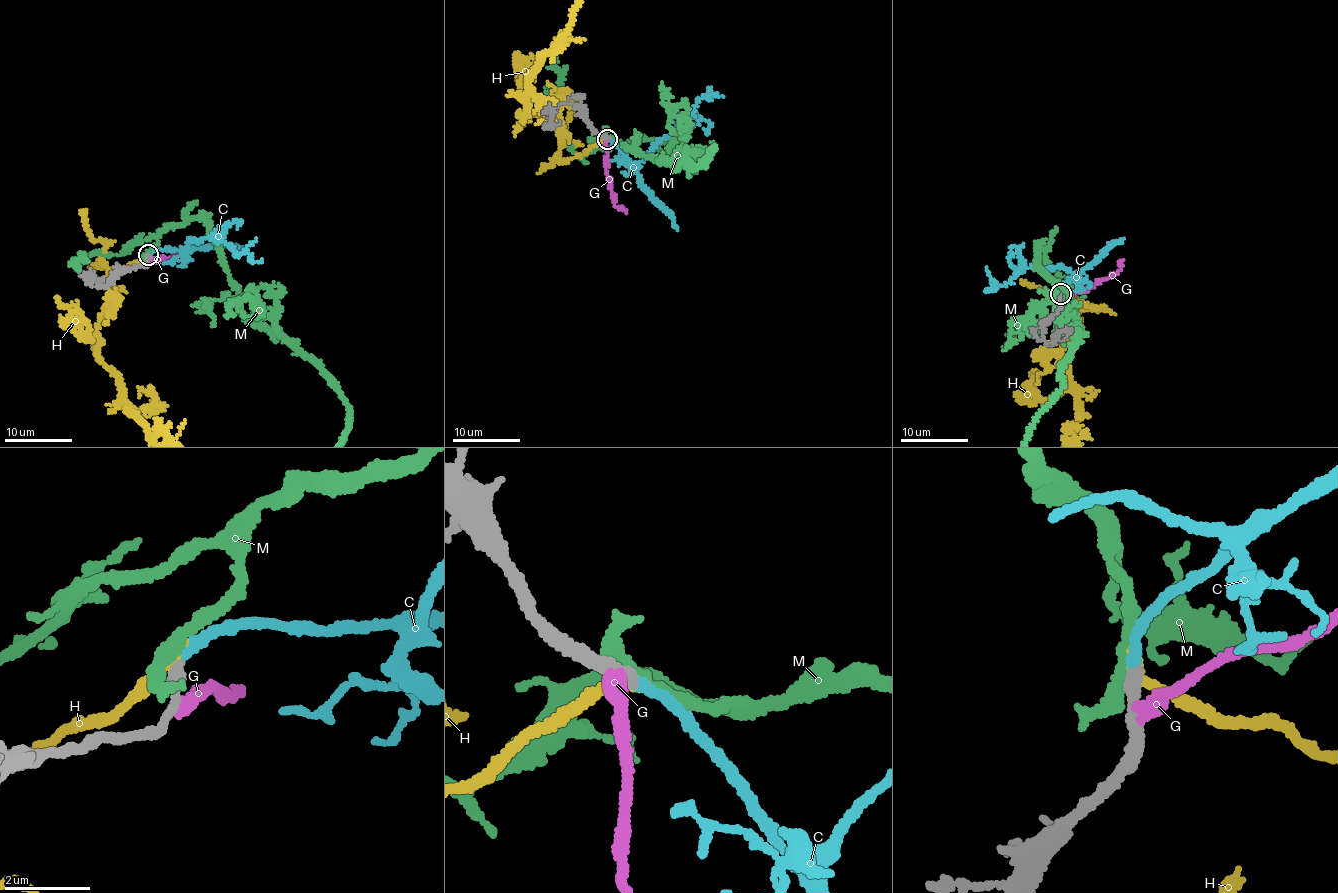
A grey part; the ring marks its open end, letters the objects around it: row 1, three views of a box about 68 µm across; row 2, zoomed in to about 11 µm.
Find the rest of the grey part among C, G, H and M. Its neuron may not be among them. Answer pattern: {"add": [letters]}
{"add": ["C"]}

